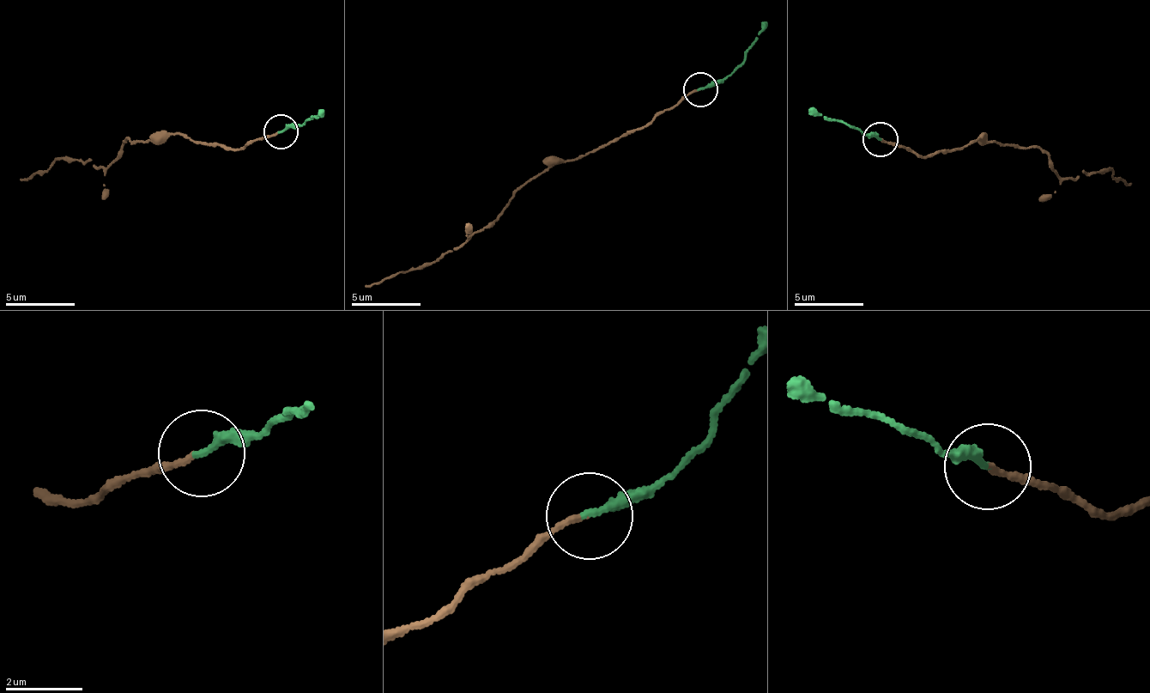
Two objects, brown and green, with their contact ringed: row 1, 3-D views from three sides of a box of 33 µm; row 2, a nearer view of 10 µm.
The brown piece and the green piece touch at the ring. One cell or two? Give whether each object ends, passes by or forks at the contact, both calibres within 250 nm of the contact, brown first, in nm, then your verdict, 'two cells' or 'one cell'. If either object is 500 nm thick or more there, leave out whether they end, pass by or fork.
brown ends; green ends; calibres 130 and 240 nm; one cell

